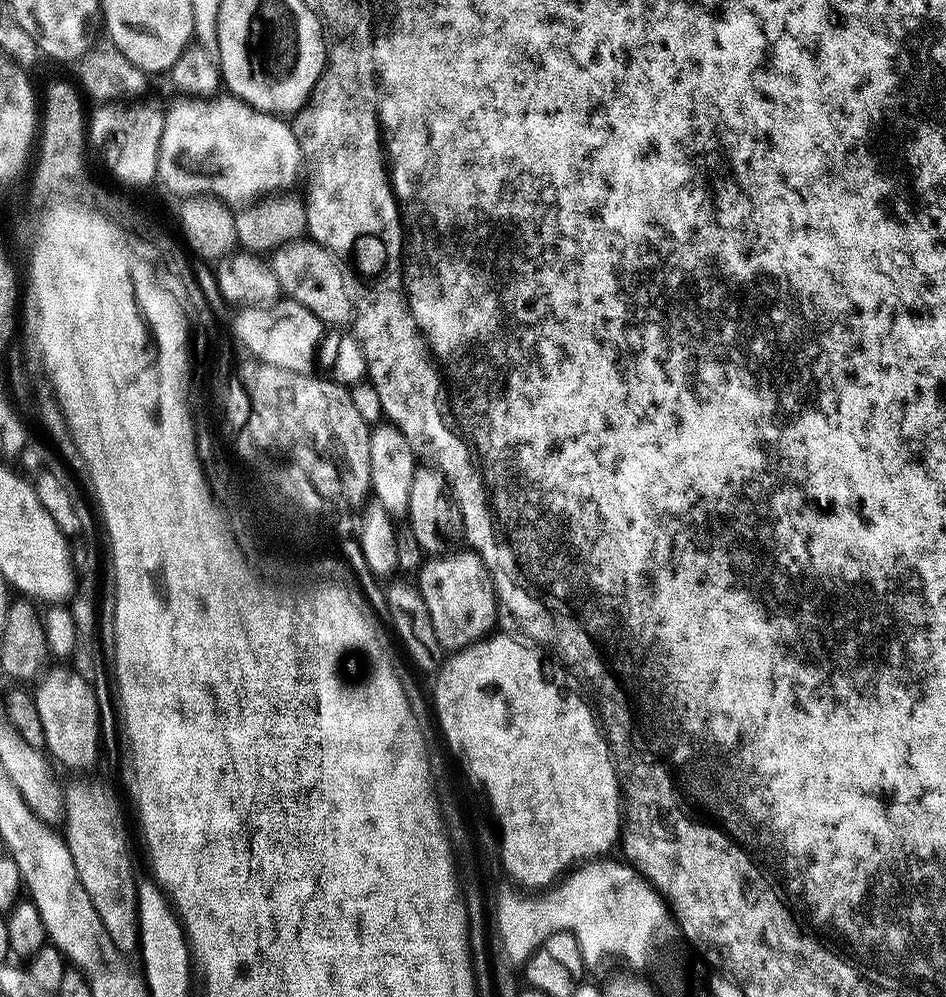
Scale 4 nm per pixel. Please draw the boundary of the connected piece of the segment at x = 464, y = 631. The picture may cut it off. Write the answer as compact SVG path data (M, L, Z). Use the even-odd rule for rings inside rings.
M475 550L467 551L436 556L420 568L418 587L426 602L426 610L430 610L430 622L434 622L438 645L441 649L445 648L448 654L459 652L461 648L468 648L485 639L496 624L496 586L484 559Z

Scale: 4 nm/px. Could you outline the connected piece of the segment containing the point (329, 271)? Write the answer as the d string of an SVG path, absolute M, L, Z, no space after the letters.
M304 238L276 250L270 258L274 274L278 274L280 291L285 297L310 310L326 326L332 324L353 323L358 307L358 284L349 265L340 261L339 256L331 252L331 247L323 248L311 238Z

